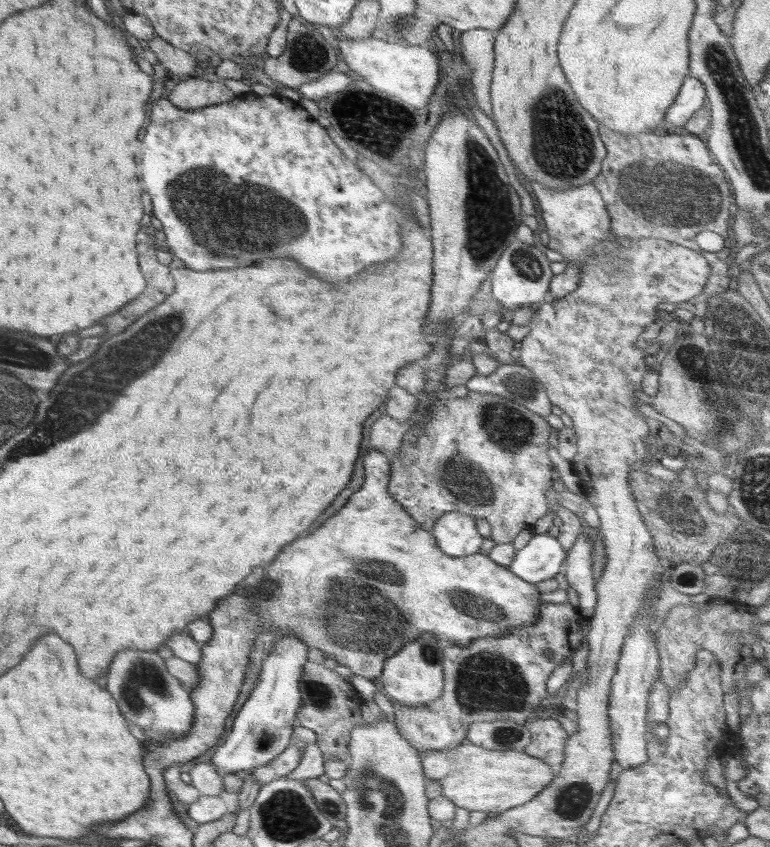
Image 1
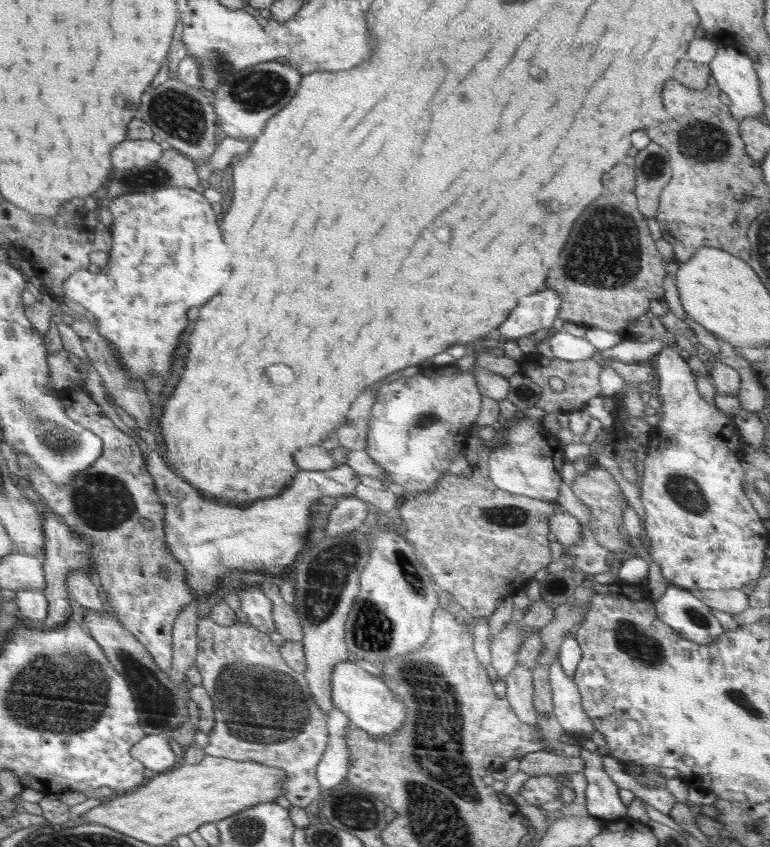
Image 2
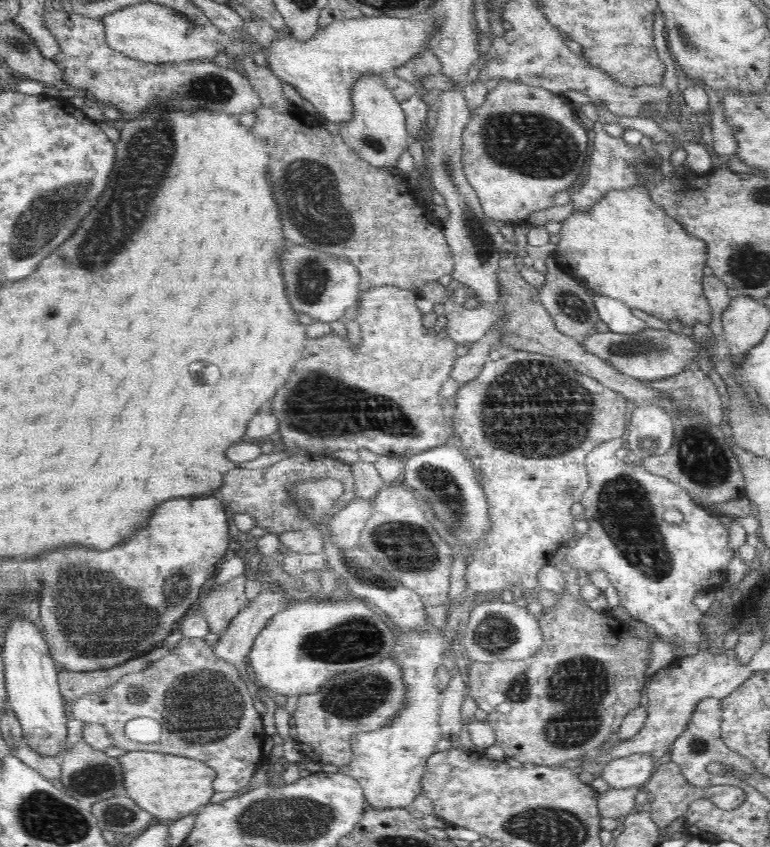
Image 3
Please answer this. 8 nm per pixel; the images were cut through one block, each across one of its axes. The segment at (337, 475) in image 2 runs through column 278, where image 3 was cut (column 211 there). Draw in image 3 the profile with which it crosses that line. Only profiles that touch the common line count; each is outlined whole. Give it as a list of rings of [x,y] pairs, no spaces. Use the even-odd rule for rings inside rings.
[[[214,494],[180,497],[162,502],[158,508],[154,508],[154,514],[144,528],[140,528],[126,542],[114,545],[114,548],[106,552],[96,552],[86,546],[61,546],[48,554],[32,558],[32,562],[28,564],[30,568],[38,568],[42,582],[39,612],[44,626],[43,637],[53,660],[61,669],[92,672],[141,658],[151,649],[160,646],[164,638],[172,633],[176,622],[184,618],[190,608],[194,608],[204,581],[213,576],[218,561],[227,557],[230,536],[226,513],[218,497]],[[202,566],[208,568],[204,570]],[[180,568],[182,572],[186,572],[184,568],[190,568],[190,574],[182,574],[182,580],[178,574]]]

